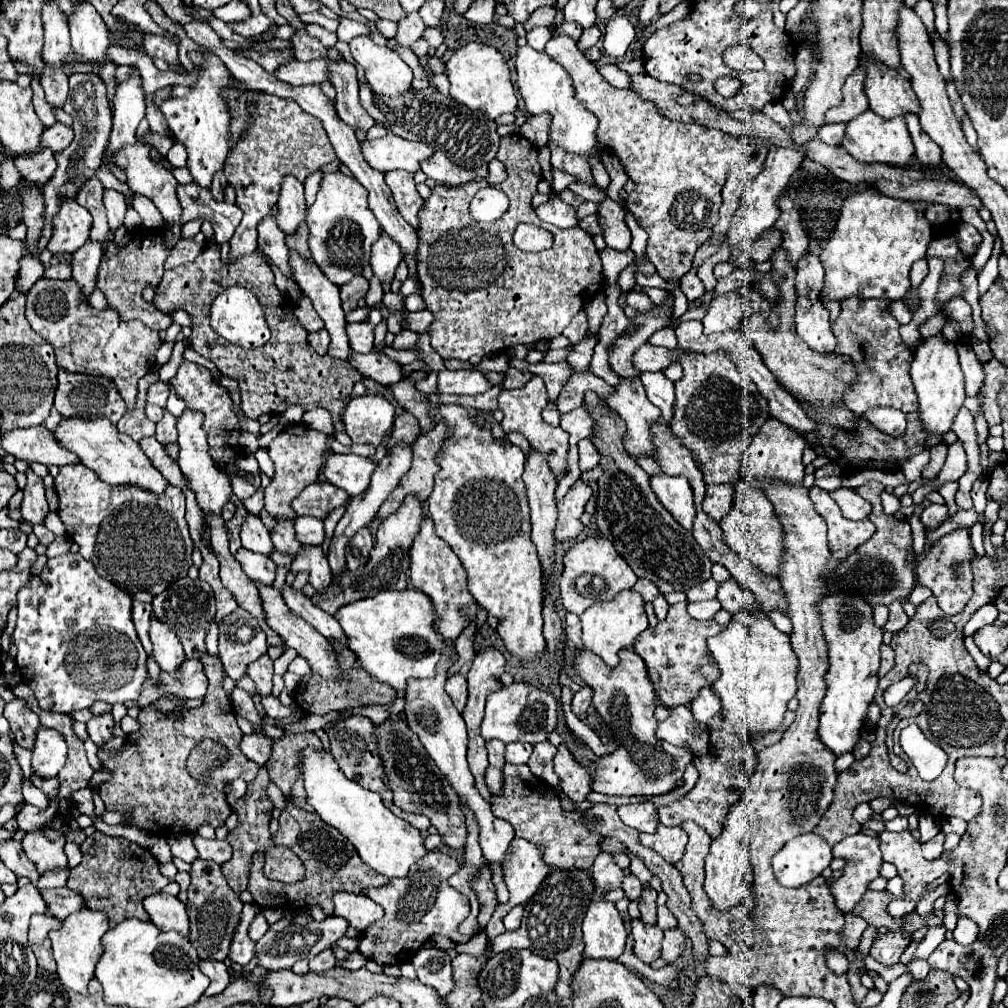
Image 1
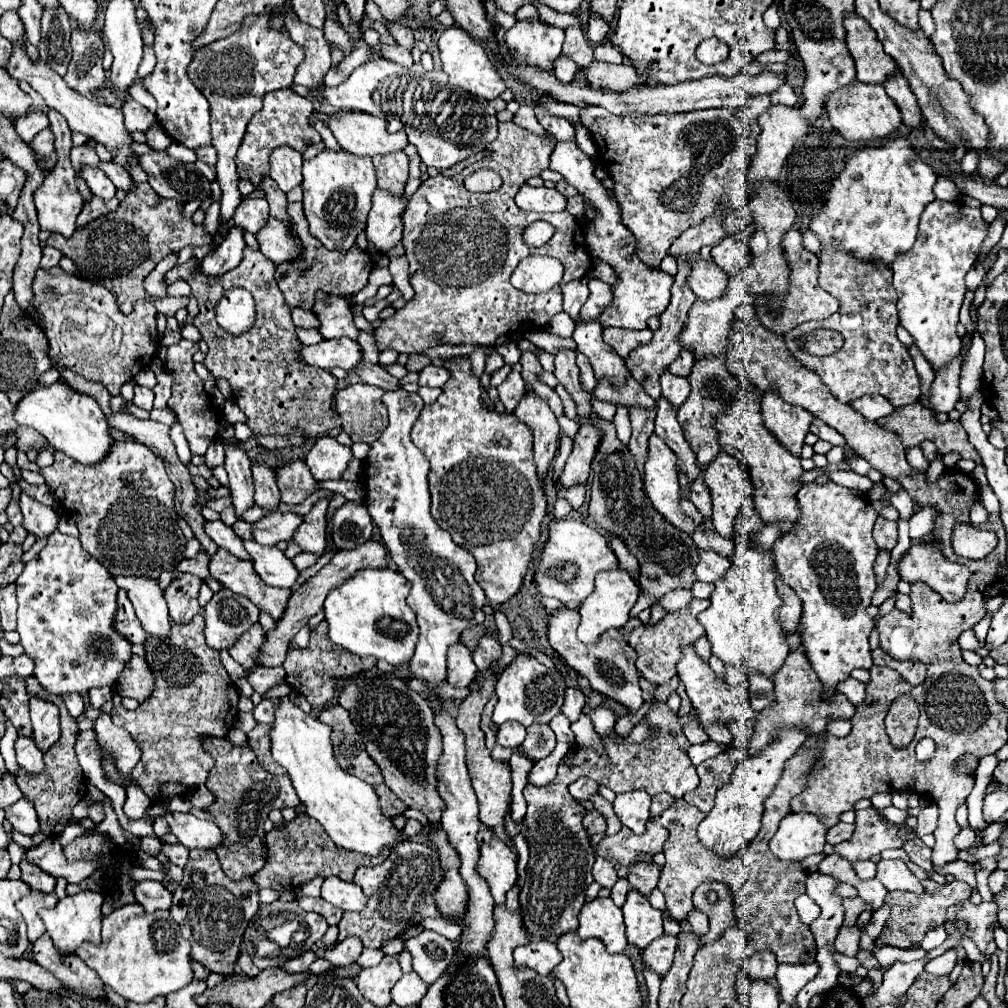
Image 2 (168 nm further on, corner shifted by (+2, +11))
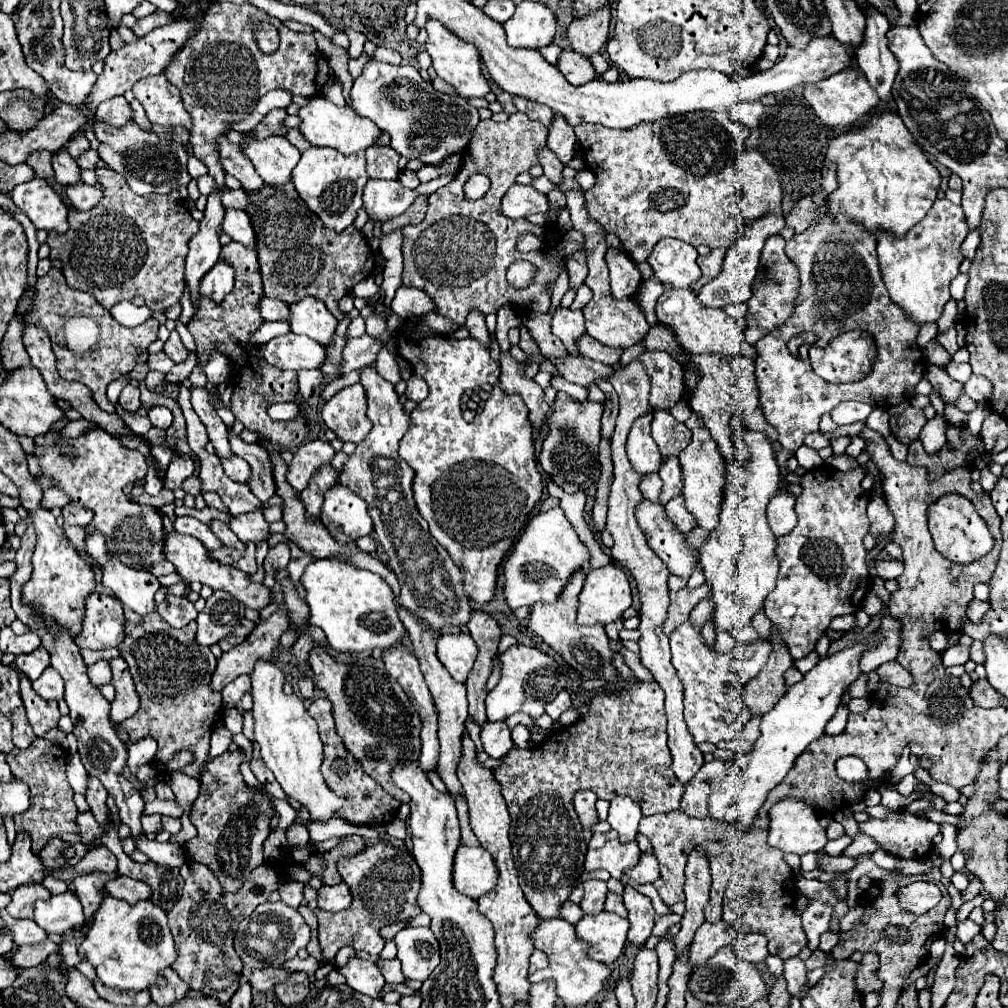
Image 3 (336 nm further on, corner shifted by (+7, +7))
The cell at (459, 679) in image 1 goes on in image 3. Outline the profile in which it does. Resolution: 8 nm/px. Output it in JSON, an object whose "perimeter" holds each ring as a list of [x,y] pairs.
{"perimeter":[[[443,634],[437,642],[437,658],[457,682],[465,682],[477,656],[477,644],[471,634]]]}

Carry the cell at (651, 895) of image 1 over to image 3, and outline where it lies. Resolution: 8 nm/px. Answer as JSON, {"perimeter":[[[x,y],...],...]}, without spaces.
{"perimeter":[[[641,854],[639,864],[635,868],[629,868],[625,876],[635,880],[637,884],[653,884],[659,878],[659,864],[653,854]]]}

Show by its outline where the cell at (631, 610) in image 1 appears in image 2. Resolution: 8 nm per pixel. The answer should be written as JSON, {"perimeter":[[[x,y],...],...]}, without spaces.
{"perimeter":[[[612,570],[612,572],[600,572],[596,576],[596,590],[580,604],[580,626],[578,626],[578,638],[584,644],[598,644],[602,634],[612,628],[624,628],[624,624],[630,620],[630,610],[634,608],[636,600],[640,596],[640,588],[632,580],[632,576],[626,570]]]}

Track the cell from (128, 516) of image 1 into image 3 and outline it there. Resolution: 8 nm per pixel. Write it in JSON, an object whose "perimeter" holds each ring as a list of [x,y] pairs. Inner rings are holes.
{"perimeter":[[[93,428],[77,438],[61,440],[55,446],[35,448],[35,458],[41,466],[39,482],[49,488],[51,482],[57,482],[59,488],[69,494],[75,502],[87,506],[95,512],[95,520],[85,528],[99,528],[107,536],[107,548],[113,556],[117,556],[123,564],[141,568],[139,564],[163,562],[163,522],[153,506],[139,506],[135,502],[127,502],[123,488],[139,478],[145,478],[147,464],[137,450],[129,450],[121,446],[111,434],[101,428]],[[63,446],[71,446],[73,458],[63,456]]]}

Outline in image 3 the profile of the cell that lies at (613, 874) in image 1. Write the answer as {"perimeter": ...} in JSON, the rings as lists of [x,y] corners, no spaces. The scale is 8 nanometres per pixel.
{"perimeter":[[[587,880],[583,884],[585,894],[583,900],[579,902],[583,914],[599,914],[603,912],[603,904],[605,904],[605,896],[607,896],[607,886],[603,880]]]}

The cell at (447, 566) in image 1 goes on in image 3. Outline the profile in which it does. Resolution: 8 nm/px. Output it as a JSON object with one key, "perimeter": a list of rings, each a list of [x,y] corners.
{"perimeter":[[[375,362],[361,370],[359,384],[365,388],[367,418],[373,428],[345,462],[339,482],[367,502],[369,516],[375,524],[375,538],[387,552],[389,568],[397,574],[401,584],[399,604],[423,618],[433,630],[441,630],[445,624],[467,624],[471,618],[471,604],[469,596],[463,592],[461,572],[451,564],[447,550],[429,534],[423,516],[419,516],[411,492],[413,472],[397,454],[399,440],[403,432],[407,432],[409,414],[403,412],[393,384],[375,370]]]}

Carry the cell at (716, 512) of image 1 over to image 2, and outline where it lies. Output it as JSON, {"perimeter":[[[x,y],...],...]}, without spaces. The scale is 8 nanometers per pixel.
{"perimeter":[[[698,476],[698,478],[692,482],[690,500],[694,502],[694,506],[696,506],[706,518],[712,516],[712,496],[710,496],[710,490],[708,490],[708,486],[704,484],[704,478],[702,478],[702,476]]]}

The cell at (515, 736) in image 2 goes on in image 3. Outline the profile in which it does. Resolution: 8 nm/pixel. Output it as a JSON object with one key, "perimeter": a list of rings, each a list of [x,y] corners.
{"perimeter":[[[487,720],[481,726],[481,742],[483,742],[483,750],[491,758],[503,758],[513,748],[511,730],[507,728],[505,722],[489,722]]]}

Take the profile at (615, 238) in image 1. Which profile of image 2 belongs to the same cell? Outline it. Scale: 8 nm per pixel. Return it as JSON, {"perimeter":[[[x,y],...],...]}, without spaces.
{"perimeter":[[[558,142],[550,156],[548,168],[560,172],[564,176],[564,180],[568,184],[572,184],[584,196],[584,200],[592,206],[596,218],[584,229],[586,248],[592,258],[600,258],[600,260],[608,262],[620,276],[620,280],[612,286],[612,292],[614,292],[612,308],[608,308],[608,312],[604,312],[600,316],[602,328],[630,328],[630,330],[648,328],[648,324],[646,324],[648,318],[660,316],[666,310],[666,306],[672,298],[670,288],[674,284],[674,276],[666,274],[662,270],[652,270],[650,266],[646,266],[638,260],[636,238],[622,224],[620,204],[616,202],[616,198],[612,198],[612,192],[608,188],[604,188],[602,182],[594,176],[592,158],[586,156],[576,146],[576,142]]]}

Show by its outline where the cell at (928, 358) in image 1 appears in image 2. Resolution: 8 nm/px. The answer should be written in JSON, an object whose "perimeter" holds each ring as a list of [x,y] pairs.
{"perimeter":[[[935,199],[922,214],[916,244],[892,264],[900,324],[910,332],[914,344],[936,372],[946,368],[960,354],[962,338],[956,332],[956,324],[966,292],[964,276],[978,262],[986,234],[988,222],[980,216],[980,208]]]}

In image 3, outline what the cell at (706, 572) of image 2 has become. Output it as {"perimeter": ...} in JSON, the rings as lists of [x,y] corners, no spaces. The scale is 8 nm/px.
{"perimeter":[[[641,500],[635,510],[635,518],[639,528],[645,532],[647,542],[665,562],[671,574],[681,578],[689,578],[699,562],[699,552],[685,544],[685,536],[679,536],[675,528],[671,528],[671,520],[663,512],[659,502]]]}

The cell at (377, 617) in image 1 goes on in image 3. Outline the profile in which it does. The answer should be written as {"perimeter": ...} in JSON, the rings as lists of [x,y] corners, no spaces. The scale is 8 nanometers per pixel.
{"perimeter":[[[337,558],[313,560],[303,576],[305,602],[311,608],[311,624],[321,628],[329,644],[339,652],[361,652],[381,646],[395,646],[403,642],[405,628],[397,616],[397,606],[393,602],[393,592],[387,588],[381,576],[359,570]]]}

